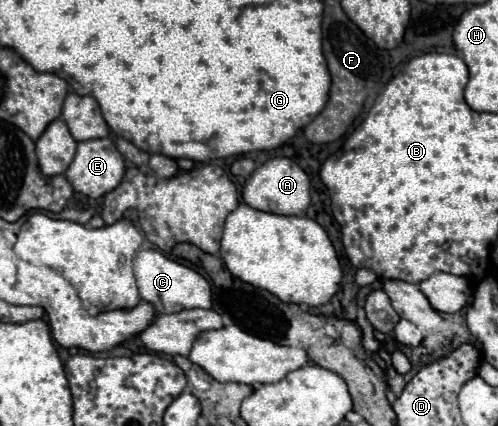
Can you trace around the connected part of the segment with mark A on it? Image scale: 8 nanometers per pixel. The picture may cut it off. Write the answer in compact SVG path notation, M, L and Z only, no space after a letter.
M274 158L274 160L264 162L258 170L252 172L252 176L248 178L242 190L242 198L248 206L262 212L298 216L298 214L304 214L310 204L310 178L290 158Z

